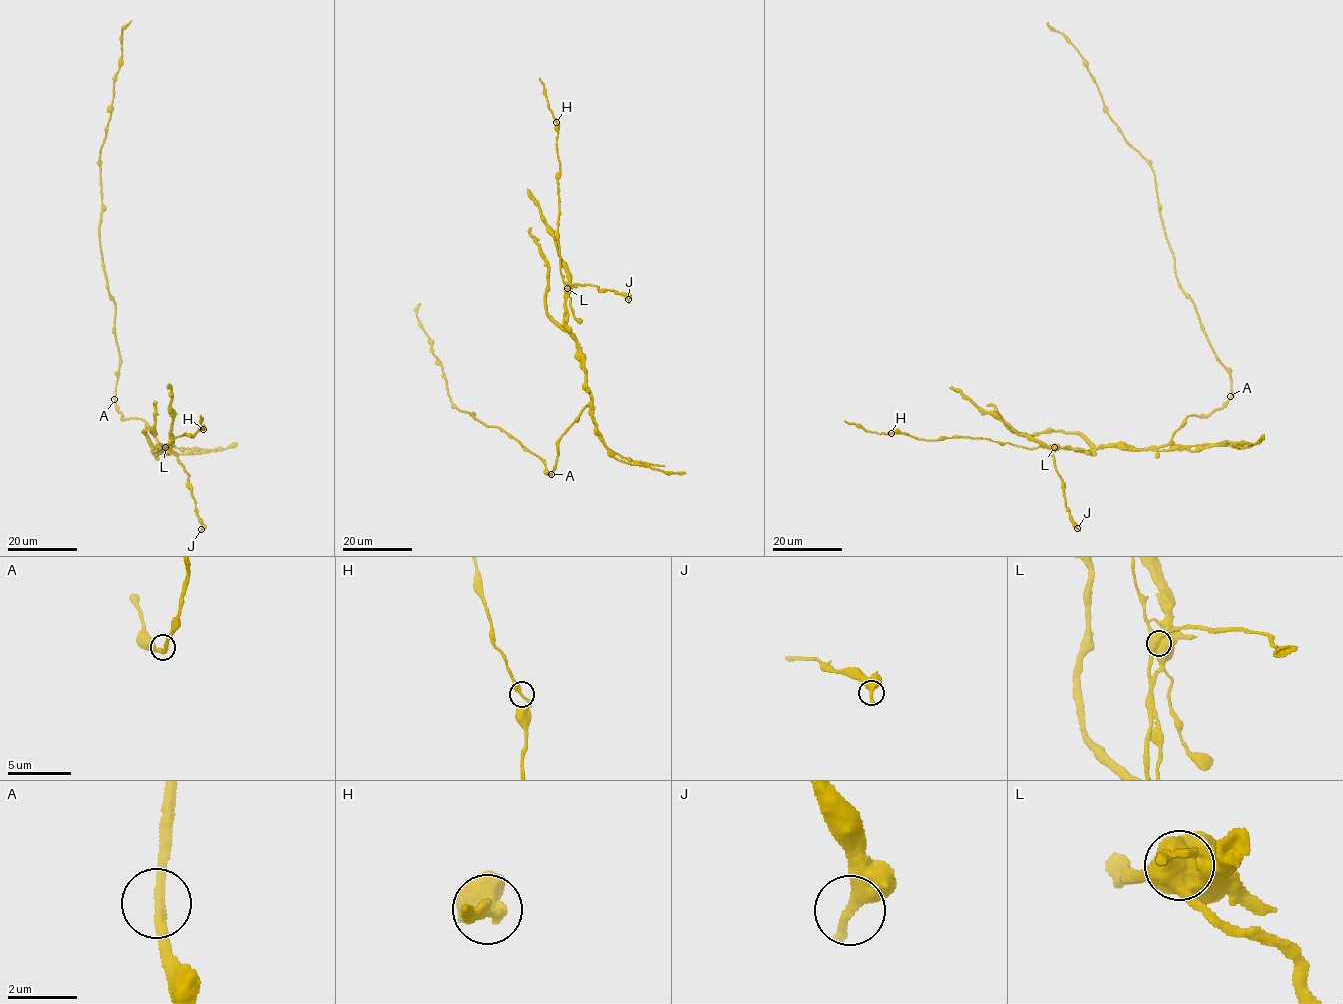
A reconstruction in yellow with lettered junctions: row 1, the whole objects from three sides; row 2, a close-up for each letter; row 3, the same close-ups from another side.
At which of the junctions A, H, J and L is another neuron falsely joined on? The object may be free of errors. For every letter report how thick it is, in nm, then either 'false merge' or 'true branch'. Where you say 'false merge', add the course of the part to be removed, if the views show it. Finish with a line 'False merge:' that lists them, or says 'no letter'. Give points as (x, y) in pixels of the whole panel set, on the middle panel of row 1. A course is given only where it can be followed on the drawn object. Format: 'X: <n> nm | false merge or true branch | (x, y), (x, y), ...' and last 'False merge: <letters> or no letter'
A: 260 nm | true branch
H: 240 nm | true branch
J: 420 nm | true branch
L: 700 nm | false merge | (567, 289), (567, 329), (586, 371), (592, 419), (603, 443), (619, 460), (685, 473)
False merge: L

